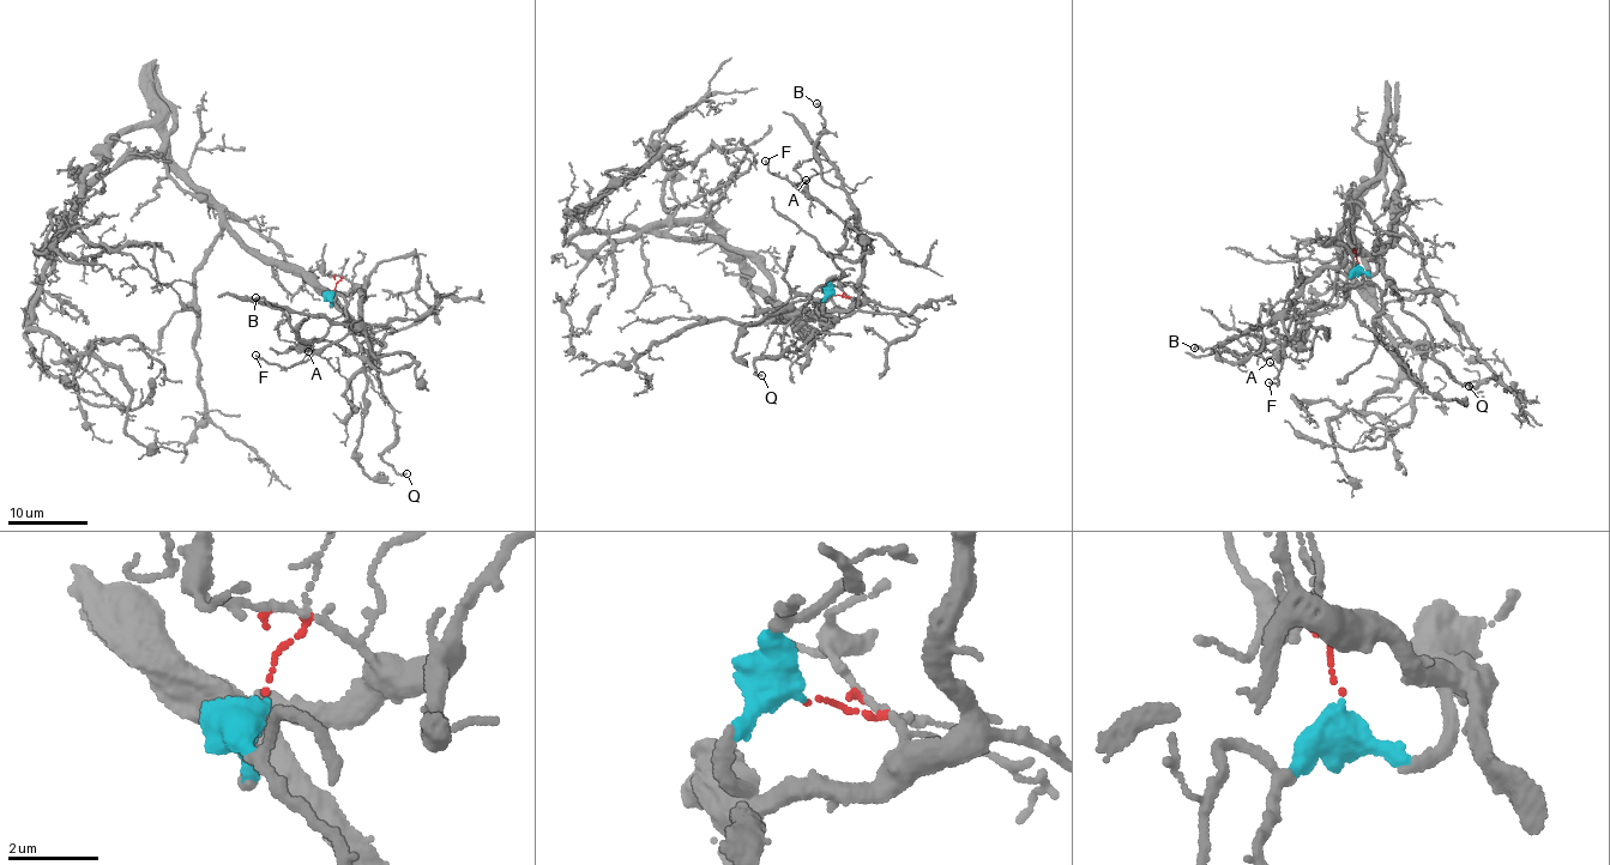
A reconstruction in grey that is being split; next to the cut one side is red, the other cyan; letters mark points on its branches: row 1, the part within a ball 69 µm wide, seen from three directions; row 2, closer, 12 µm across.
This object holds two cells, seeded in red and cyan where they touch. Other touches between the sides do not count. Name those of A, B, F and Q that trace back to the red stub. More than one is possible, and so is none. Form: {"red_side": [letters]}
{"red_side": ["B", "Q"]}

